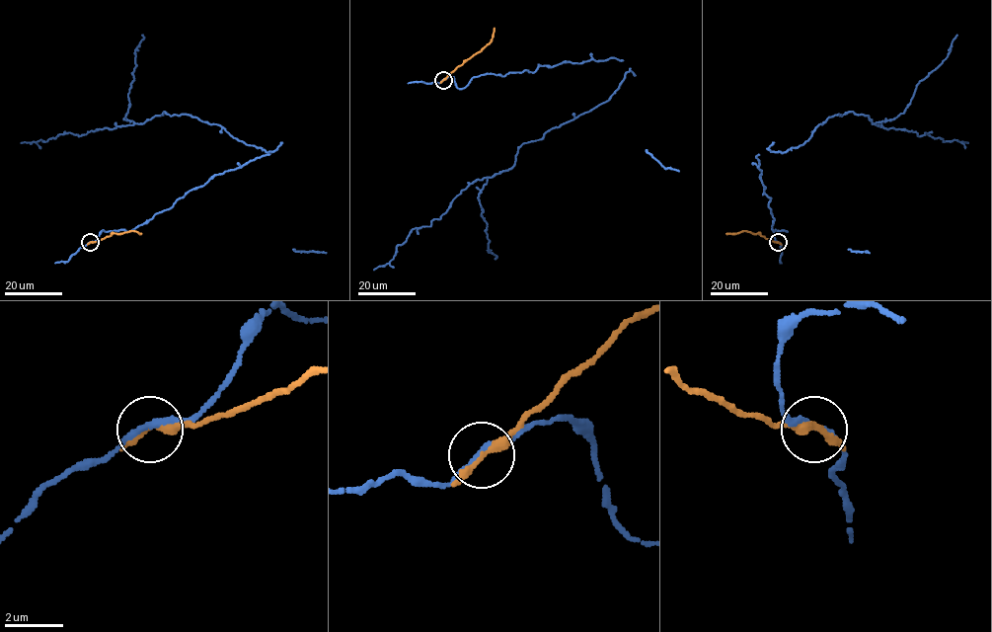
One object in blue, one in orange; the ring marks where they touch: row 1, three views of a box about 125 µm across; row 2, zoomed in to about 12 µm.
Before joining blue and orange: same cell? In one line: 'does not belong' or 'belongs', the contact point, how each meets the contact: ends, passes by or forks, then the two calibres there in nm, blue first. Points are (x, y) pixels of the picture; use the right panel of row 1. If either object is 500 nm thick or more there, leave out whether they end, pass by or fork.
does not belong; at (778, 242); blue passes by; orange passes by; 220 nm thick on the blue side, 240 nm on the other

